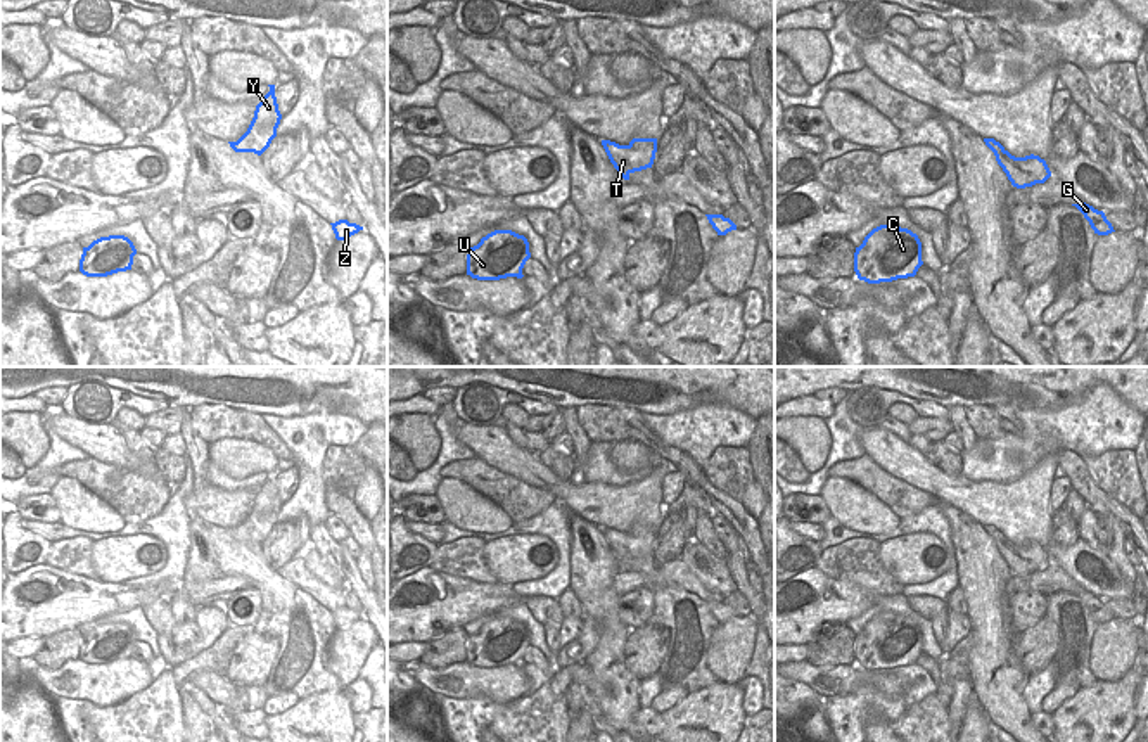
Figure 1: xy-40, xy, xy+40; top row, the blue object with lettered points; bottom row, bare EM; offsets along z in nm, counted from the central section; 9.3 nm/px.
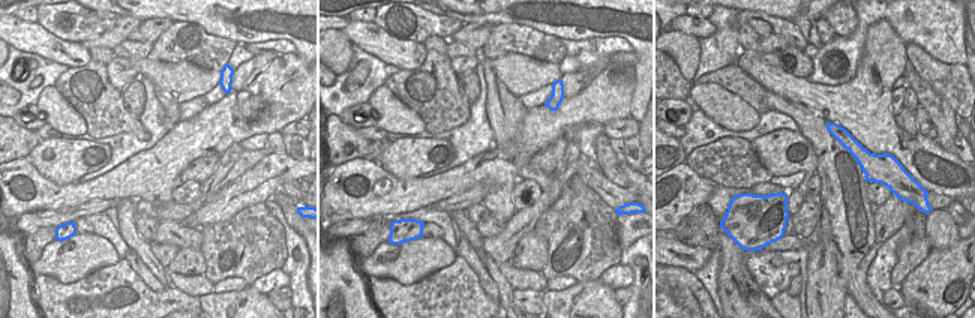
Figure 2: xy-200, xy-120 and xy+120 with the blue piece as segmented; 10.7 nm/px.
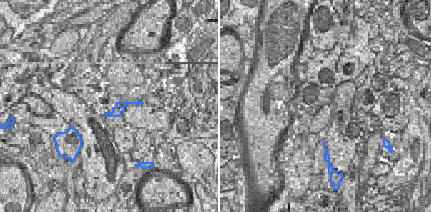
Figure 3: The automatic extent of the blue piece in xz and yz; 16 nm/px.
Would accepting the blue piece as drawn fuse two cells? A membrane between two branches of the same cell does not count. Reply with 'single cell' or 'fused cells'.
single cell

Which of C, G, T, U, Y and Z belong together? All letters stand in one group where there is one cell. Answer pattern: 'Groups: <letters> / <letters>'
Groups: C G T U Y Z

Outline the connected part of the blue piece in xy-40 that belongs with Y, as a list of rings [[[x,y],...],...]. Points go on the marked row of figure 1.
[[[275,85],[268,86],[270,92],[256,106],[254,118],[247,131],[237,142],[228,142],[235,152],[254,152],[261,156],[277,137],[282,114],[275,97]]]

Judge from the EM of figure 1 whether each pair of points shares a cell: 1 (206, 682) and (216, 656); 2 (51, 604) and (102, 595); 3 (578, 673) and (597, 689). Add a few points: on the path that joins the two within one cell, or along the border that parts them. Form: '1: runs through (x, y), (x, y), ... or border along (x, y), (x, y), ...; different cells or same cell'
1: border along (216, 671), (192, 671), (185, 678); different cells
2: runs through (63, 601), (90, 599); same cell
3: runs through (583, 675), (592, 684); same cell

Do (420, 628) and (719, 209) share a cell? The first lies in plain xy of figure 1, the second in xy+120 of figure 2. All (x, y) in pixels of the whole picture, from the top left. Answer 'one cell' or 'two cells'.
two cells

